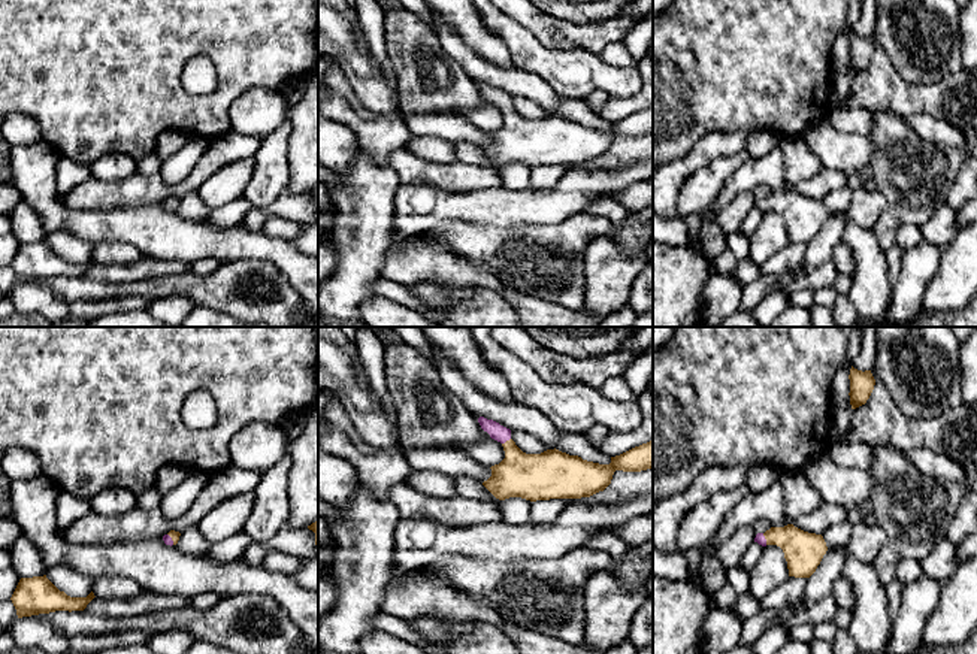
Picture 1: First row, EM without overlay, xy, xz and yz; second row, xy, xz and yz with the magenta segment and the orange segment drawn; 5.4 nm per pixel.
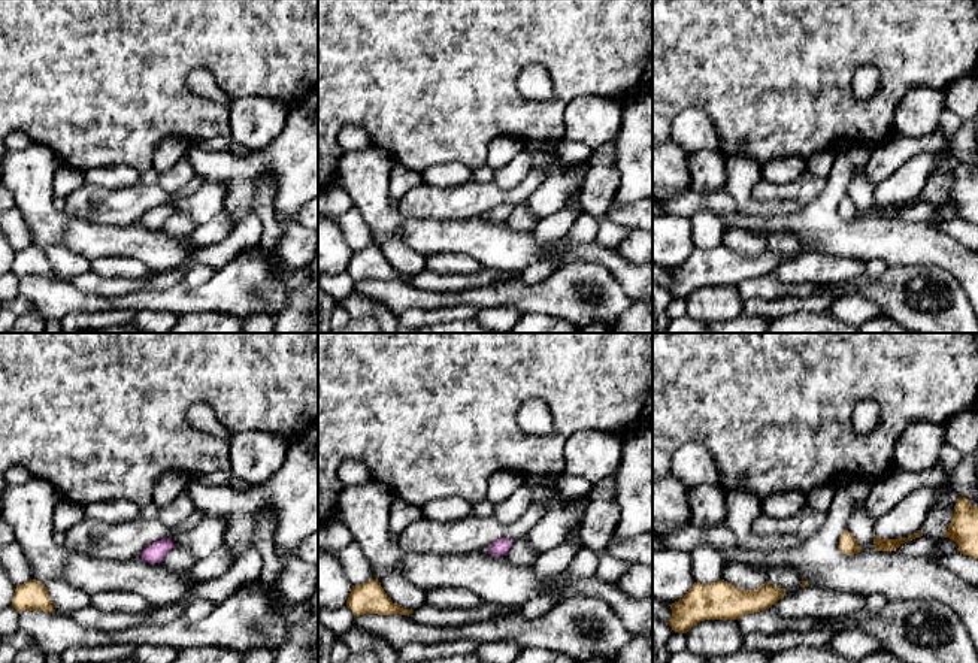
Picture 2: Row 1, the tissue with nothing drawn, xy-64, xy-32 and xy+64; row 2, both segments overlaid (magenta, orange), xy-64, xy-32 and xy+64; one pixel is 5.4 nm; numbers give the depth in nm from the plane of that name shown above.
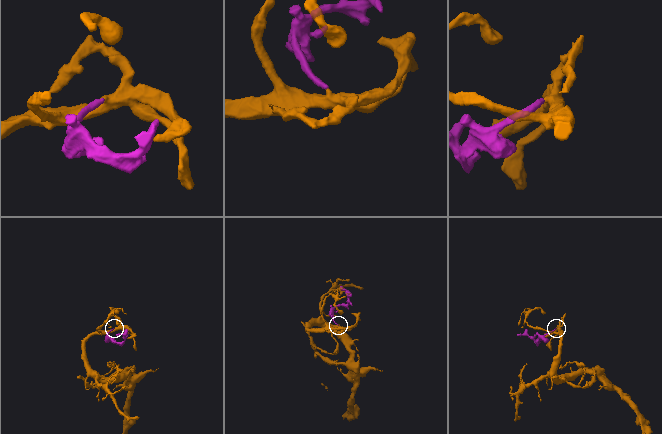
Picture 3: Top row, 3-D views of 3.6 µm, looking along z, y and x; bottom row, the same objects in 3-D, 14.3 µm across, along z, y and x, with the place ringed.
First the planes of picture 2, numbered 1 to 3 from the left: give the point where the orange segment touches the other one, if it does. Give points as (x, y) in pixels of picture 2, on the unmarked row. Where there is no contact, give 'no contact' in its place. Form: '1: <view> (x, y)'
1: no contact
2: no contact
3: no contact

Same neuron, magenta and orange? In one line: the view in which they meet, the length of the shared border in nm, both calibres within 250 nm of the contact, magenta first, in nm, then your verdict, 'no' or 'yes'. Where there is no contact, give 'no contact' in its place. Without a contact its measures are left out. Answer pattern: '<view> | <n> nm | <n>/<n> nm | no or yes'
xz | 60 nm | 90/260 nm | yes

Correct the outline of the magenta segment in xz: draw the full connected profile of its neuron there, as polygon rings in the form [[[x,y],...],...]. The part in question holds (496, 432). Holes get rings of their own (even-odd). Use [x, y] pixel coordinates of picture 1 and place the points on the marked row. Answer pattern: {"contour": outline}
{"contour": [[[484,417],[478,423],[491,439],[502,443],[505,458],[491,466],[491,476],[483,485],[499,500],[521,497],[530,502],[550,499],[581,499],[604,491],[612,479],[615,470],[641,472],[653,469],[653,440],[635,446],[620,455],[611,457],[610,464],[599,464],[569,455],[559,449],[547,449],[541,454],[526,454],[511,439],[511,430]]]}

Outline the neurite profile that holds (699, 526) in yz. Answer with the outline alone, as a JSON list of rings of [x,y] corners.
[[[741,485],[732,491],[719,491],[708,500],[693,506],[683,518],[677,546],[680,551],[701,548],[707,554],[701,564],[701,581],[713,593],[726,584],[726,570],[716,557],[714,539],[719,527],[728,518],[729,512],[744,499],[747,487]]]

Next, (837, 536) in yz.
[[[841,521],[828,527],[822,536],[826,542],[828,549],[847,549],[850,532],[852,526],[849,521]]]

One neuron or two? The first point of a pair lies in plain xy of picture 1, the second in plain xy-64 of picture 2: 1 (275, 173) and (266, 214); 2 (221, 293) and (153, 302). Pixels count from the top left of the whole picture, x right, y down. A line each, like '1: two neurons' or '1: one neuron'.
1: one neuron
2: one neuron

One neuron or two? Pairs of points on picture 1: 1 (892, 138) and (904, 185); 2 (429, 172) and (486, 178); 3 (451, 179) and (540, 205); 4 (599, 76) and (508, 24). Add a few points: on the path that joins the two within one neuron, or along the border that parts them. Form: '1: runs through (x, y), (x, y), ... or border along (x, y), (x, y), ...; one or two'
1: runs through (898, 150), (904, 173); one
2: runs through (442, 175), (472, 178); one
3: border along (502, 185), (493, 190), (454, 193); two
4: runs through (575, 72), (565, 72), (544, 63), (529, 48); one

